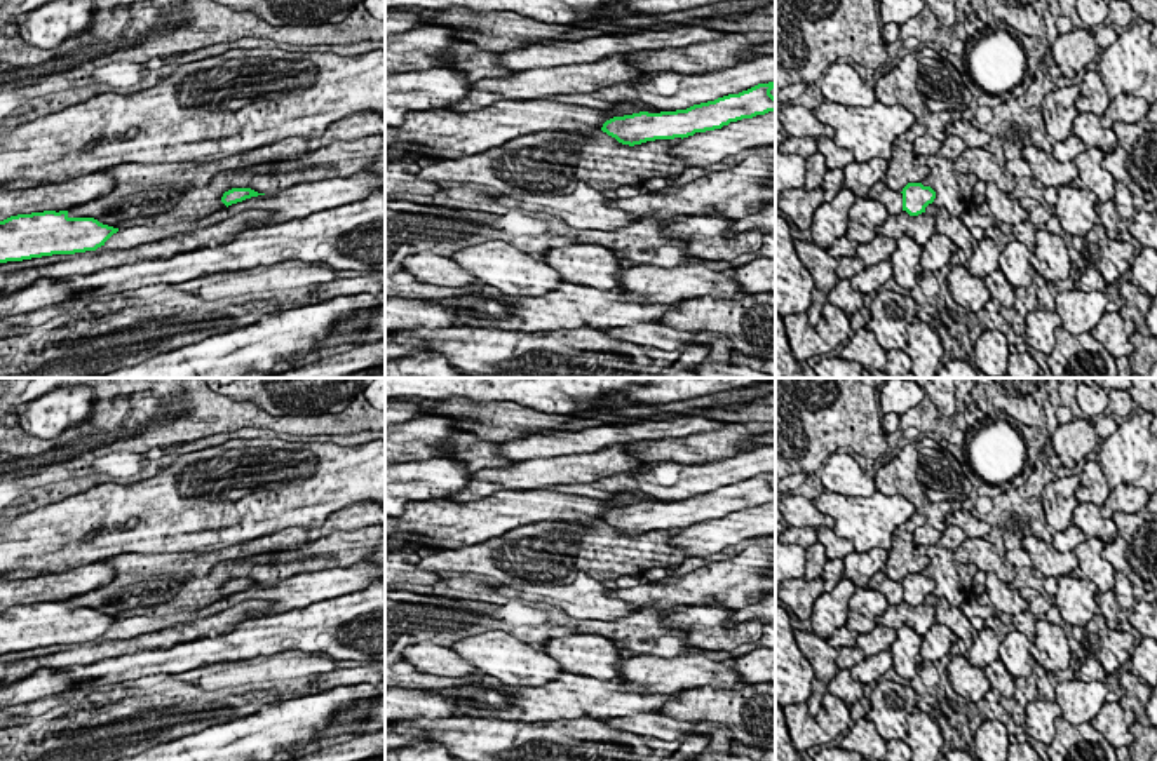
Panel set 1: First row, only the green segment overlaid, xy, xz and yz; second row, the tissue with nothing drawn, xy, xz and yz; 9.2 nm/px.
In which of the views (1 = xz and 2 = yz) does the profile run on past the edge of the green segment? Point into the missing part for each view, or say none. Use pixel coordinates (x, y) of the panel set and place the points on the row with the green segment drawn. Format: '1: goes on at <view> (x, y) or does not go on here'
1: does not go on here
2: does not go on here

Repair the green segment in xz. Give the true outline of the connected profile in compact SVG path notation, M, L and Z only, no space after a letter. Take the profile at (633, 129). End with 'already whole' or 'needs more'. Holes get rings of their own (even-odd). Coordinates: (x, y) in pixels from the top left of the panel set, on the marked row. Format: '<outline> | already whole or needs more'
M775 82L758 84L739 94L728 94L687 110L613 117L603 124L601 131L629 146L655 139L683 139L695 132L721 129L730 122L775 111L772 89L775 89Z | already whole

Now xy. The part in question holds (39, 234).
M68 211L10 216L0 221L0 263L96 251L117 232L94 218L70 218Z | already whole

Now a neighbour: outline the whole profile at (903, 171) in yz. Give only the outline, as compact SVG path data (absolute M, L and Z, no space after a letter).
M915 122L904 134L897 136L892 145L892 157L883 183L894 190L903 192L908 183L922 183L929 171L915 164L915 139L927 131Z

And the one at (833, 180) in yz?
M828 169L822 179L824 202L831 202L843 188L843 169Z

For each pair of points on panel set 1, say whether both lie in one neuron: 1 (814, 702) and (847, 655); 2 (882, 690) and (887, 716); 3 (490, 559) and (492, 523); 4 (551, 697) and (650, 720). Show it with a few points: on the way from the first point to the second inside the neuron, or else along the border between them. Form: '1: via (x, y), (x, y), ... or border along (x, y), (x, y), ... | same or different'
1: border along (840, 652), (837, 659), (838, 669) | different
2: via (887, 697), (887, 709) | same
3: border along (523, 525), (453, 551) | different
4: border along (656, 711), (610, 716), (607, 720) | different

